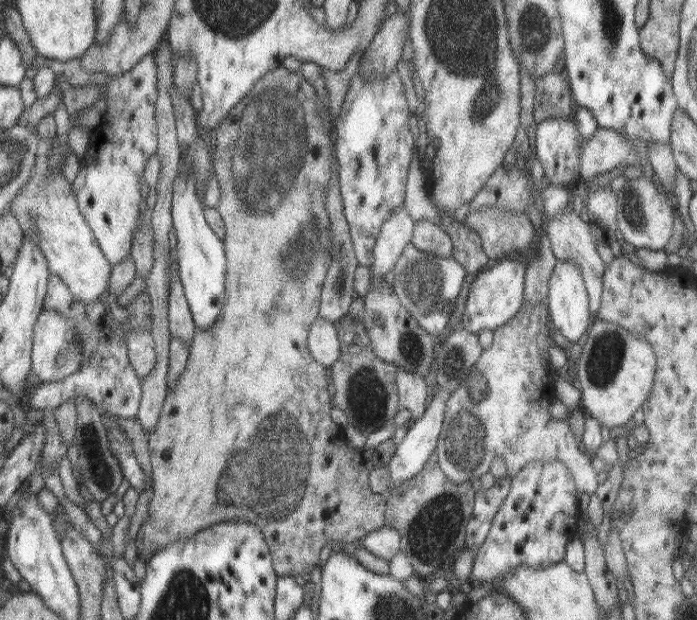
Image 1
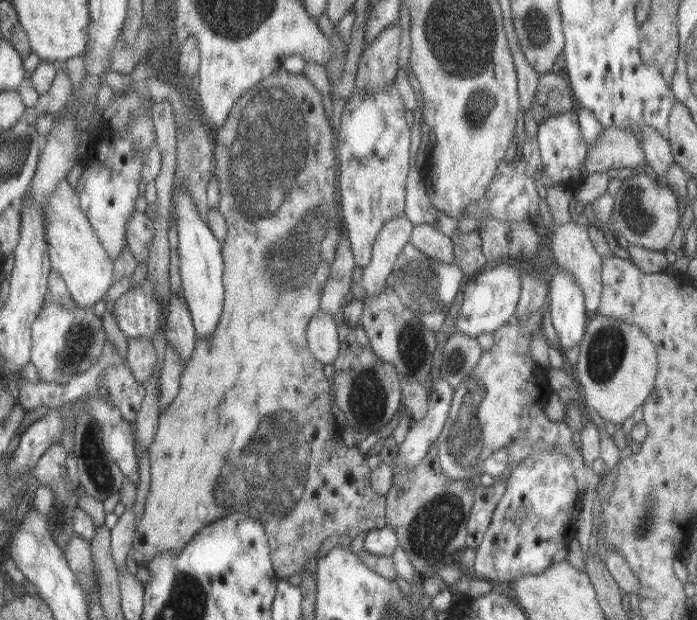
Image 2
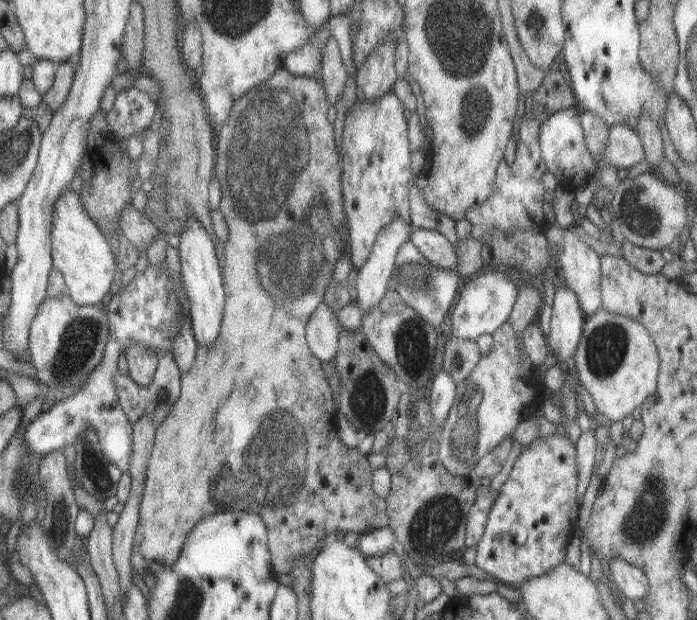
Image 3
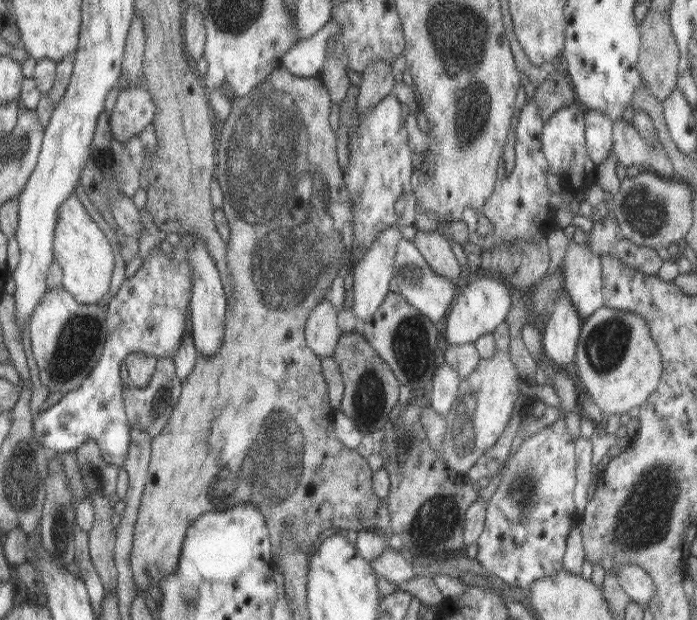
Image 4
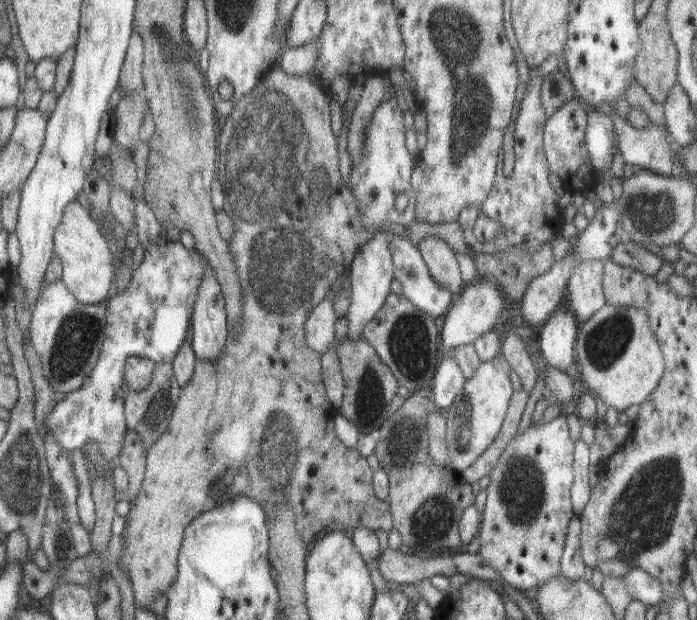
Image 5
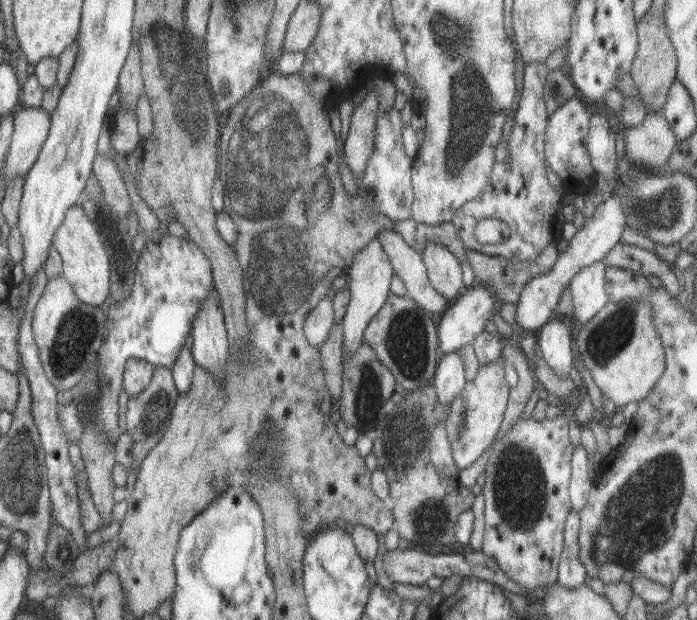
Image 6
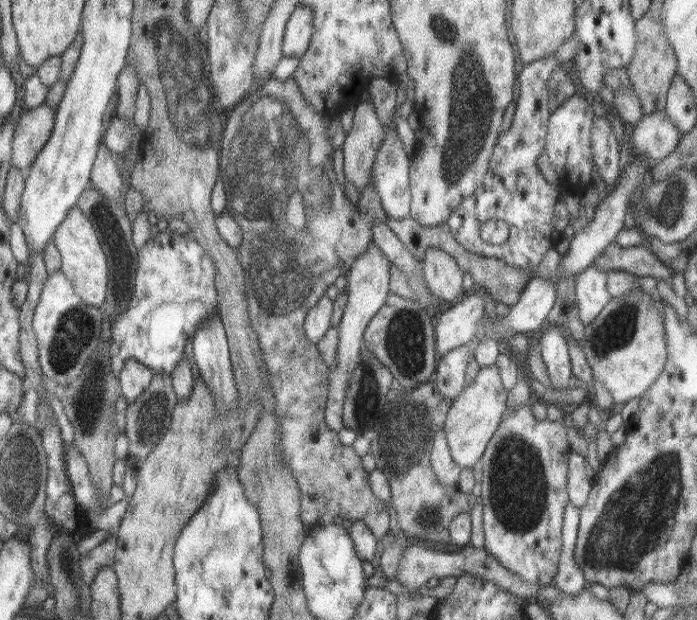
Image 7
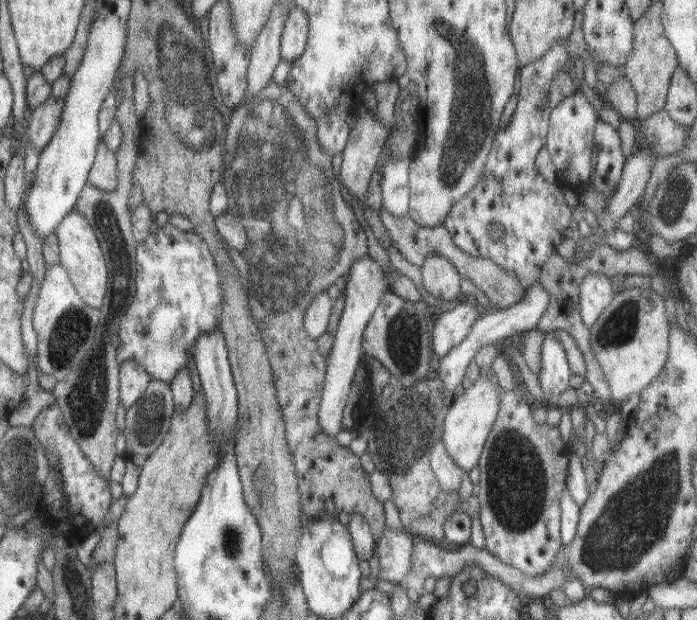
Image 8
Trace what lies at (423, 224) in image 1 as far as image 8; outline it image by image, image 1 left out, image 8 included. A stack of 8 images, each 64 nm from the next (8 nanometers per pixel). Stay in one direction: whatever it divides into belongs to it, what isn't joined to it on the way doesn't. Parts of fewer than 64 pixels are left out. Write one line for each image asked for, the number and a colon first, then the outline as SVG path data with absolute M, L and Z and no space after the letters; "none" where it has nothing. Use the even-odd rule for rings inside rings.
2: M417 224L411 234L411 244L435 260L449 262L449 264L455 262L453 240L431 224Z
3: M413 228L409 242L413 242L413 246L417 246L423 256L447 270L455 270L457 266L457 252L451 246L449 238L445 238L439 230L429 230L429 228Z
4: M417 230L413 244L421 250L423 258L429 262L429 266L441 274L447 276L453 284L459 282L459 276L463 276L459 270L459 262L455 258L455 254L451 252L451 244L449 240L441 234L441 232L425 232L425 230Z
5: M427 236L415 246L421 250L433 280L441 284L443 288L447 288L451 294L461 294L463 280L461 280L459 266L455 260L455 250L439 236Z
6: M427 242L423 252L423 262L427 266L427 276L431 286L439 294L443 294L447 300L455 298L457 294L463 292L463 278L461 278L461 260L453 256L443 244L433 244Z
7: M427 248L425 258L419 262L423 266L423 276L425 276L427 288L431 290L431 294L439 296L439 300L451 302L461 292L465 292L461 288L461 284L463 284L461 266L457 264L457 260L453 260L445 252L441 252L441 248Z
8: M429 252L419 270L421 270L421 288L433 298L451 302L461 296L461 274L443 256Z

